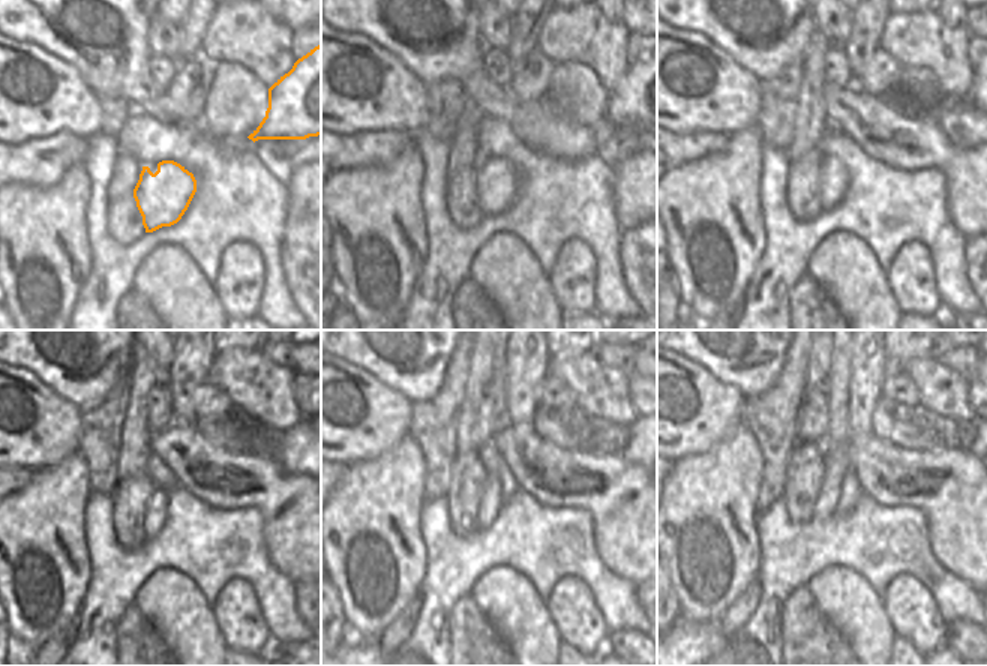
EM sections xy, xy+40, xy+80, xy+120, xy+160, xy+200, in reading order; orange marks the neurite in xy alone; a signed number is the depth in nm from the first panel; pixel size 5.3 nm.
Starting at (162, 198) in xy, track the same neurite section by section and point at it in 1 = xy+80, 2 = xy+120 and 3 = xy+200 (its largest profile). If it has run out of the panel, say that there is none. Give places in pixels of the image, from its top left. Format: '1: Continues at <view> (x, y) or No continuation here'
1: Continues at xy+80 (837, 185)
2: Continues at xy+120 (164, 498)
3: Continues at xy+200 (839, 483)

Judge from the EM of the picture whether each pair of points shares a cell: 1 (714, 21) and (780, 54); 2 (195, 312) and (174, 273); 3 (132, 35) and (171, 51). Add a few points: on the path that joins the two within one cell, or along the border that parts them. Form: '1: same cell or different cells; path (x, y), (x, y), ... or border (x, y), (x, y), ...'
1: same cell; path (731, 38), (738, 45), (764, 50)
2: same cell; path (186, 303), (174, 282)
3: different cells; border (155, 15), (146, 36), (150, 54)

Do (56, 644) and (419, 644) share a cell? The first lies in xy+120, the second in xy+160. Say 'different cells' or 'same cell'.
different cells

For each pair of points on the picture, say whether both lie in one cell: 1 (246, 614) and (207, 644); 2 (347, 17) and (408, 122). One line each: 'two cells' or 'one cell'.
1: two cells
2: two cells

